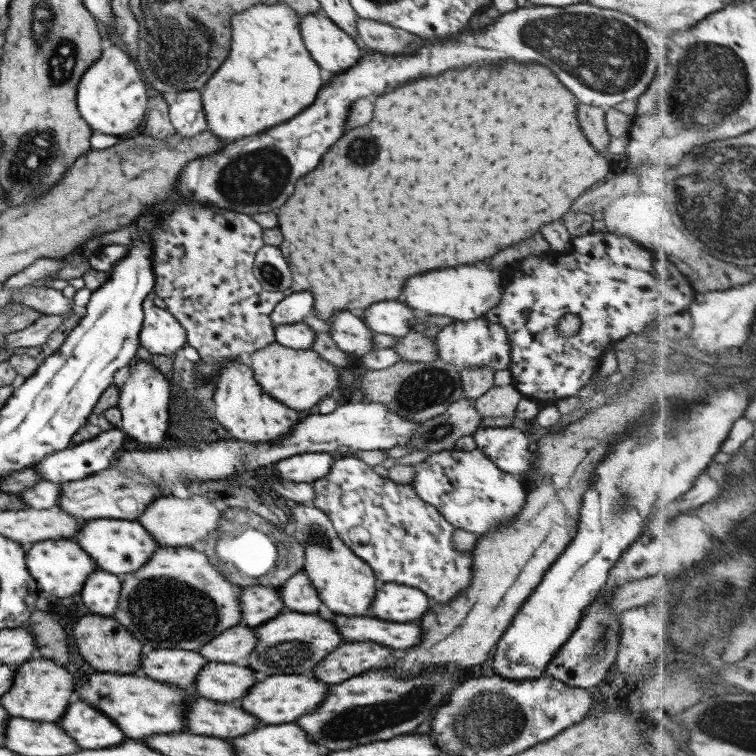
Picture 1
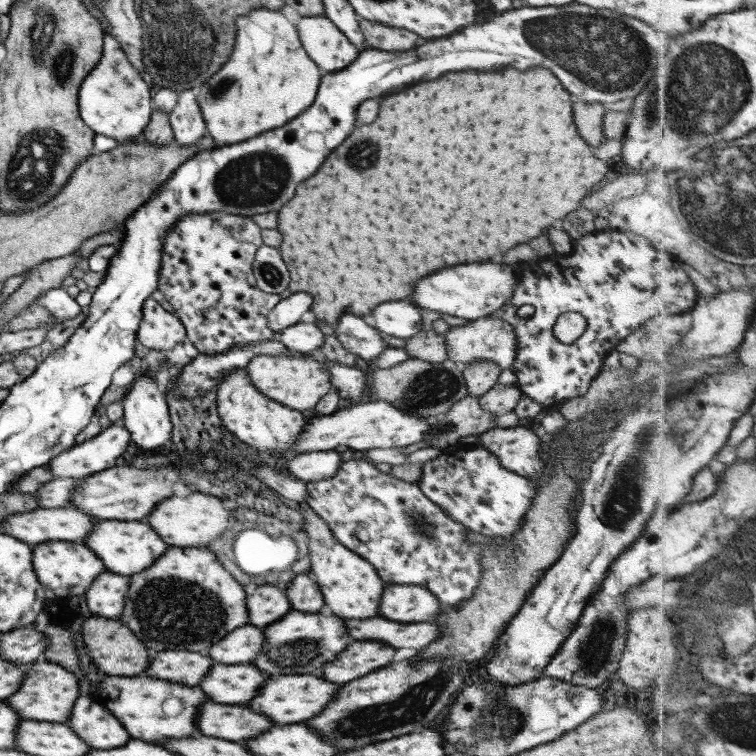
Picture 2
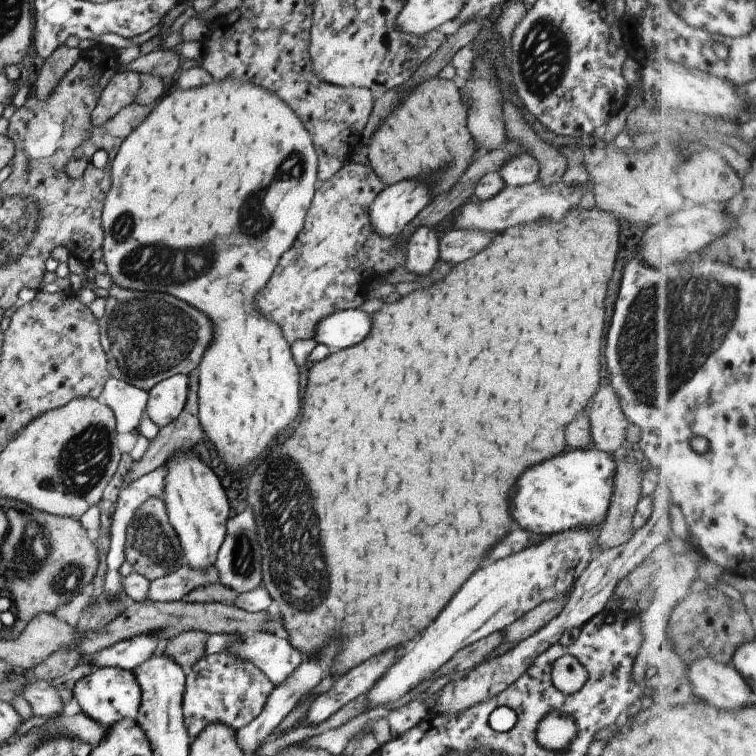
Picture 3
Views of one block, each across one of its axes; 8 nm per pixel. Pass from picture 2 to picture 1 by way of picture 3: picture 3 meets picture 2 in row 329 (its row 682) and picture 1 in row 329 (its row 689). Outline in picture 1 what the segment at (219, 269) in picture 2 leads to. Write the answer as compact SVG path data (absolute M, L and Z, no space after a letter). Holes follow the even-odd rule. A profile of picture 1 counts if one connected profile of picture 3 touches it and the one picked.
M175 195L170 197L170 203L172 203L174 212L170 212L170 216L164 216L164 220L152 228L152 245L154 245L153 272L154 275L156 275L156 284L154 284L153 291L156 293L156 296L161 297L162 300L166 302L168 311L170 311L170 313L178 319L181 326L184 327L188 344L190 344L192 348L196 348L202 361L214 363L214 361L234 355L251 354L274 342L274 334L276 334L276 331L274 331L274 327L272 326L272 318L270 318L270 315L276 304L285 296L282 291L271 293L268 290L264 290L260 281L256 280L253 273L253 263L256 258L256 252L265 245L263 240L263 228L251 215L232 212L232 210L226 210L226 208L218 208L218 206L198 206L198 204L194 204L194 202L178 200L178 196Z

